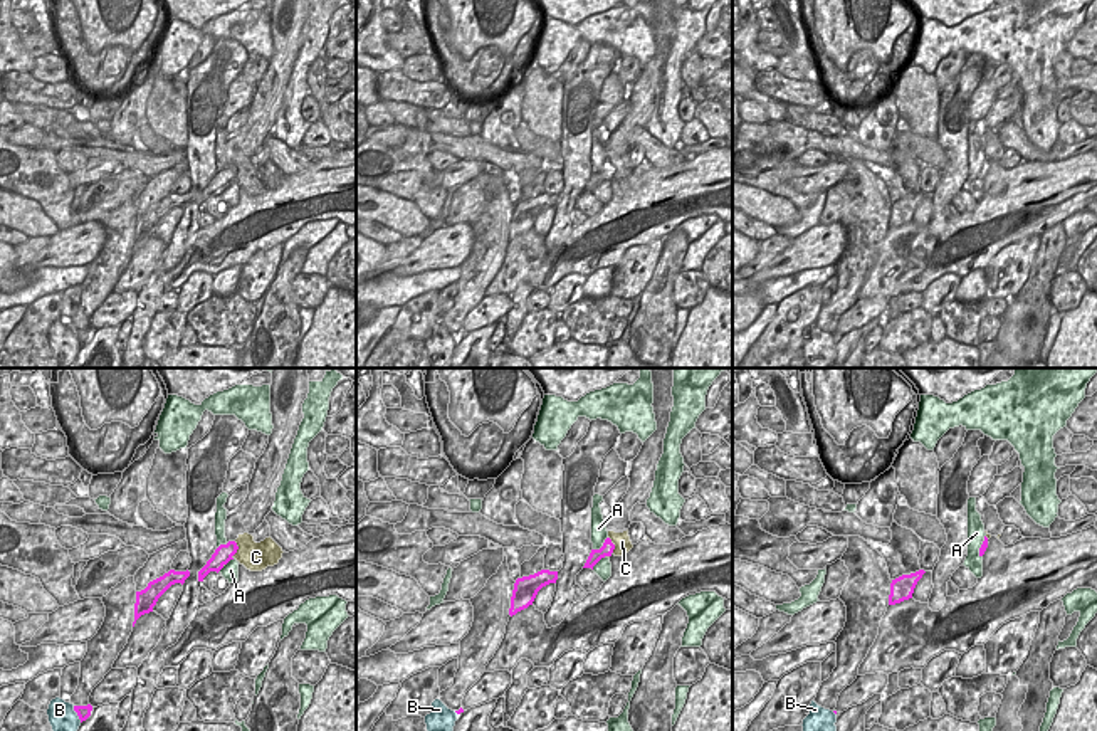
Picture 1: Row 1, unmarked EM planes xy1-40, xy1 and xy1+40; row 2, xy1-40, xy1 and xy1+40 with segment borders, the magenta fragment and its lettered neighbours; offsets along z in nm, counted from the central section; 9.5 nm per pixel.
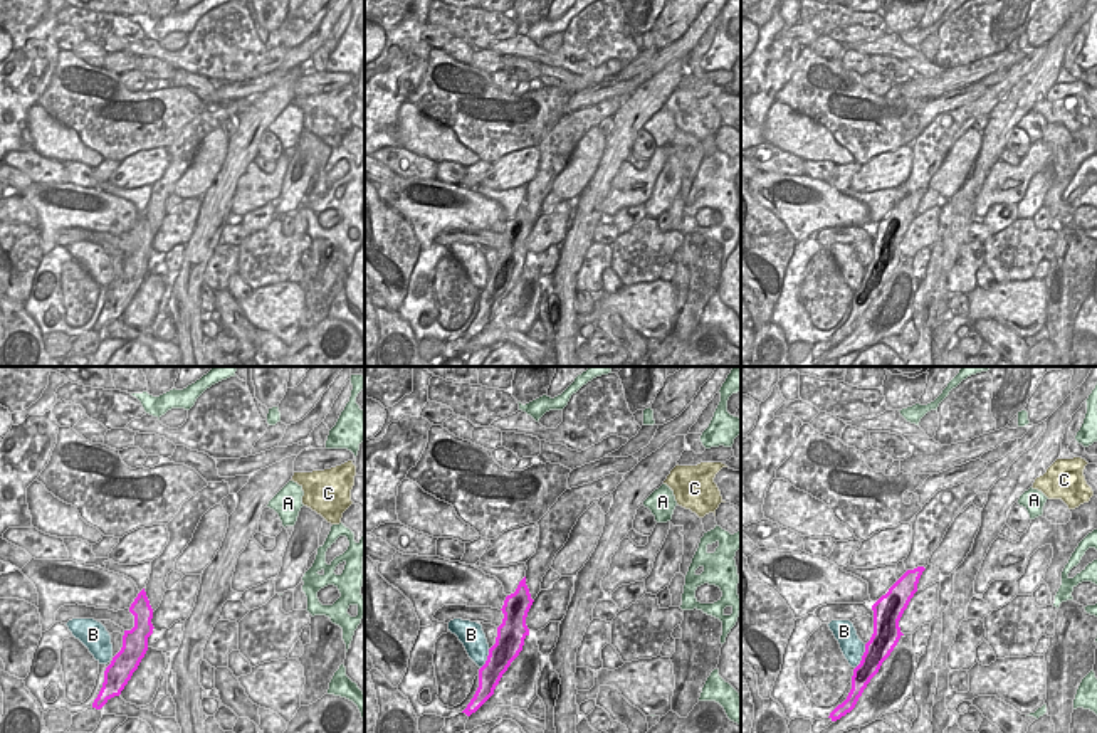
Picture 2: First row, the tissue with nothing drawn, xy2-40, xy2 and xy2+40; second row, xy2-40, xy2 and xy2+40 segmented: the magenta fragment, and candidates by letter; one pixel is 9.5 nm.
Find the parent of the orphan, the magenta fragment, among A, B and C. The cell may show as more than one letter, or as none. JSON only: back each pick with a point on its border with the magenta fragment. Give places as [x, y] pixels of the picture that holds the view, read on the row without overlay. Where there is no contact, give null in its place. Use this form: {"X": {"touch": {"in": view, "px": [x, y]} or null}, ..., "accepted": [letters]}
{"C": {"touch": {"in": "xy1-40", "px": [237, 172]}}, "accepted": ["C"]}

